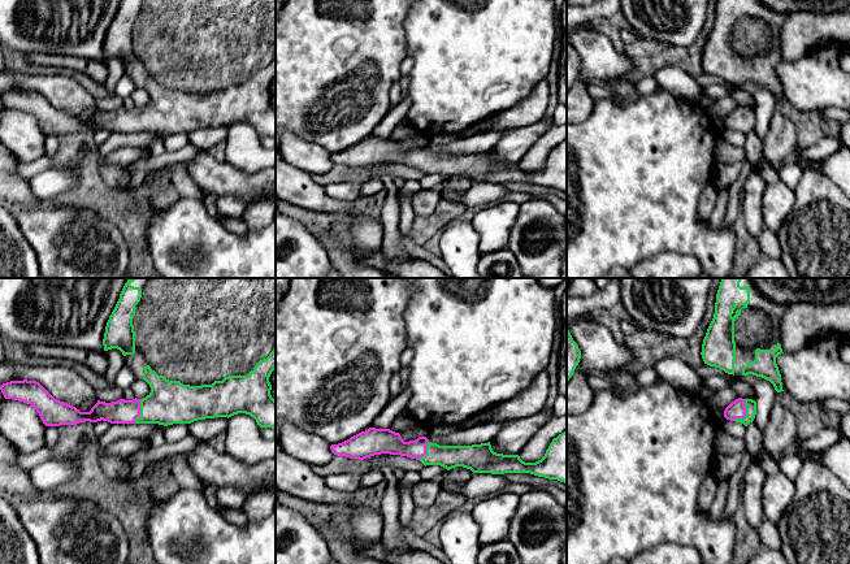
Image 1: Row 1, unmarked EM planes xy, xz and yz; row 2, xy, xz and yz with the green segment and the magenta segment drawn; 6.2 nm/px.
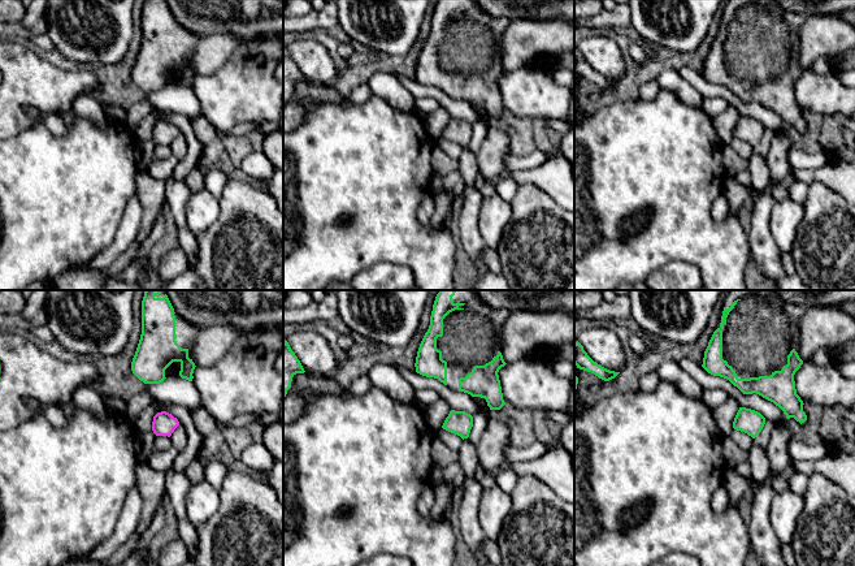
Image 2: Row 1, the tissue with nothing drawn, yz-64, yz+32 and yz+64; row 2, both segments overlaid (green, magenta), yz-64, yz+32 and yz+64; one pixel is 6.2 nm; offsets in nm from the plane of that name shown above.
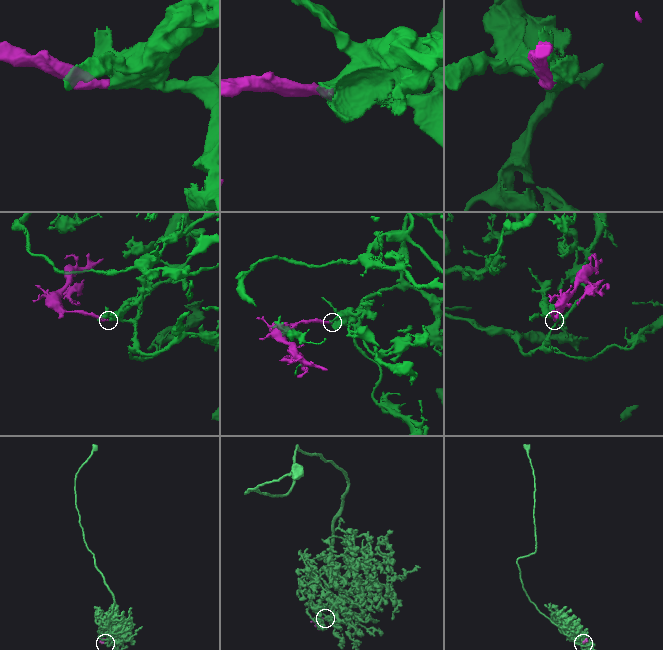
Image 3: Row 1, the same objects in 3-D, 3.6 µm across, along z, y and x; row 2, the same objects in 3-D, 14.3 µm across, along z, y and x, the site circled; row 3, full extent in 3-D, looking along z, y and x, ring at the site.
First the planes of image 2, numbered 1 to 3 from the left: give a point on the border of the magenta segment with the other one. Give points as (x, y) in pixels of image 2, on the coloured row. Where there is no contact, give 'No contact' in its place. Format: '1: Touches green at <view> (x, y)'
1: No contact
2: No contact
3: No contact

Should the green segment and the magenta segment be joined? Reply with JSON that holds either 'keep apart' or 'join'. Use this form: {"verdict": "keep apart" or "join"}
{"verdict": "join"}

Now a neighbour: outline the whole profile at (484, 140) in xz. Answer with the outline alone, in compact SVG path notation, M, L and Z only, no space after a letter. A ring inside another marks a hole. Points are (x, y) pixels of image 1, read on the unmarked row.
M511 129L483 130L472 135L457 138L447 144L430 142L426 147L439 155L472 155L490 151Z

